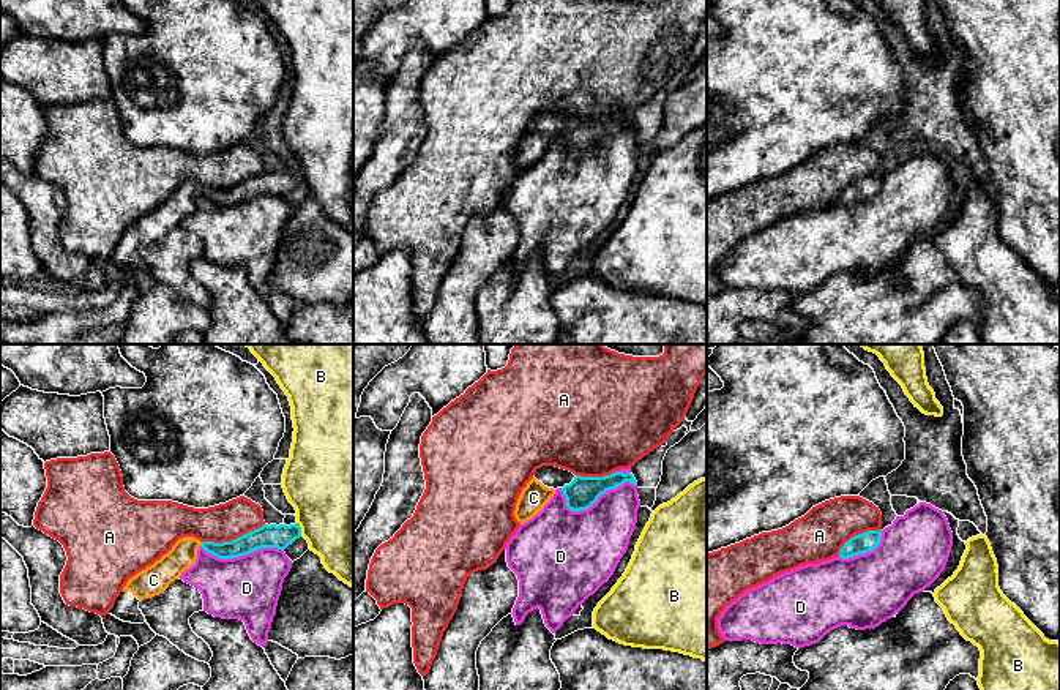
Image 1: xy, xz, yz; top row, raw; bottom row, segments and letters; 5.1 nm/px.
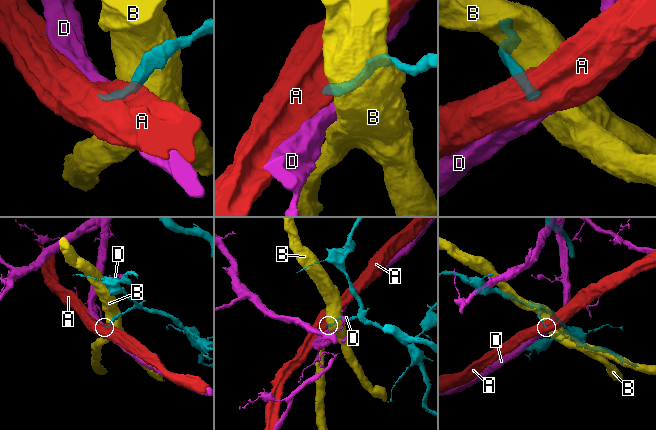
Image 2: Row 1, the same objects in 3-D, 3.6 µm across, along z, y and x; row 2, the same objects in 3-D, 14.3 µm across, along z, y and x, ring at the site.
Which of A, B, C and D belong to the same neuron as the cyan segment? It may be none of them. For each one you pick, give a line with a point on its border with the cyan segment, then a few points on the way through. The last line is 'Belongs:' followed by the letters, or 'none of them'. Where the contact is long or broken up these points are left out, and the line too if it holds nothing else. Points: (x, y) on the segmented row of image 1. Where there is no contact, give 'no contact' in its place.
C: meets cyan in xy at (202, 543); runs through xy (250, 542), (235, 548), (202, 543), (194, 543), (182, 556)
Belongs: C

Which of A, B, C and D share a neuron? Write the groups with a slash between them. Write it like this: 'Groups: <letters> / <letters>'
Groups: A / B / C / D

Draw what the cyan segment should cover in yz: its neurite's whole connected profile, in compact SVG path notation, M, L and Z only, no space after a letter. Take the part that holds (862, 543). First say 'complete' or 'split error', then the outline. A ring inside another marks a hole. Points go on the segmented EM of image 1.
complete; M868 531L852 537L839 551L839 557L849 559L858 554L874 551L882 540L882 531Z

